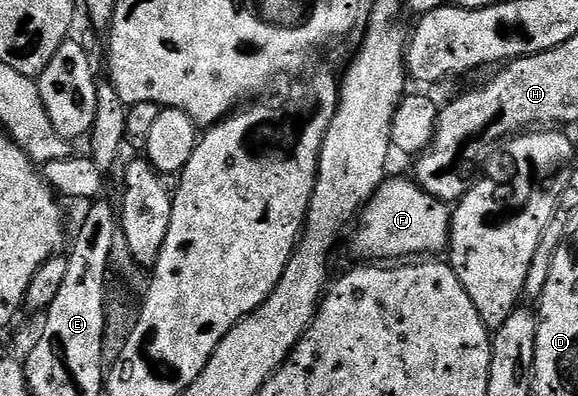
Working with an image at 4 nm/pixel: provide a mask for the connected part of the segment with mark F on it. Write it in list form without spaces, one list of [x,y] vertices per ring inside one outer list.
[[[385,177],[358,215],[352,234],[352,254],[356,260],[412,260],[417,256],[436,256],[447,251],[448,237],[452,231],[452,210],[449,203],[427,194],[411,177]]]

